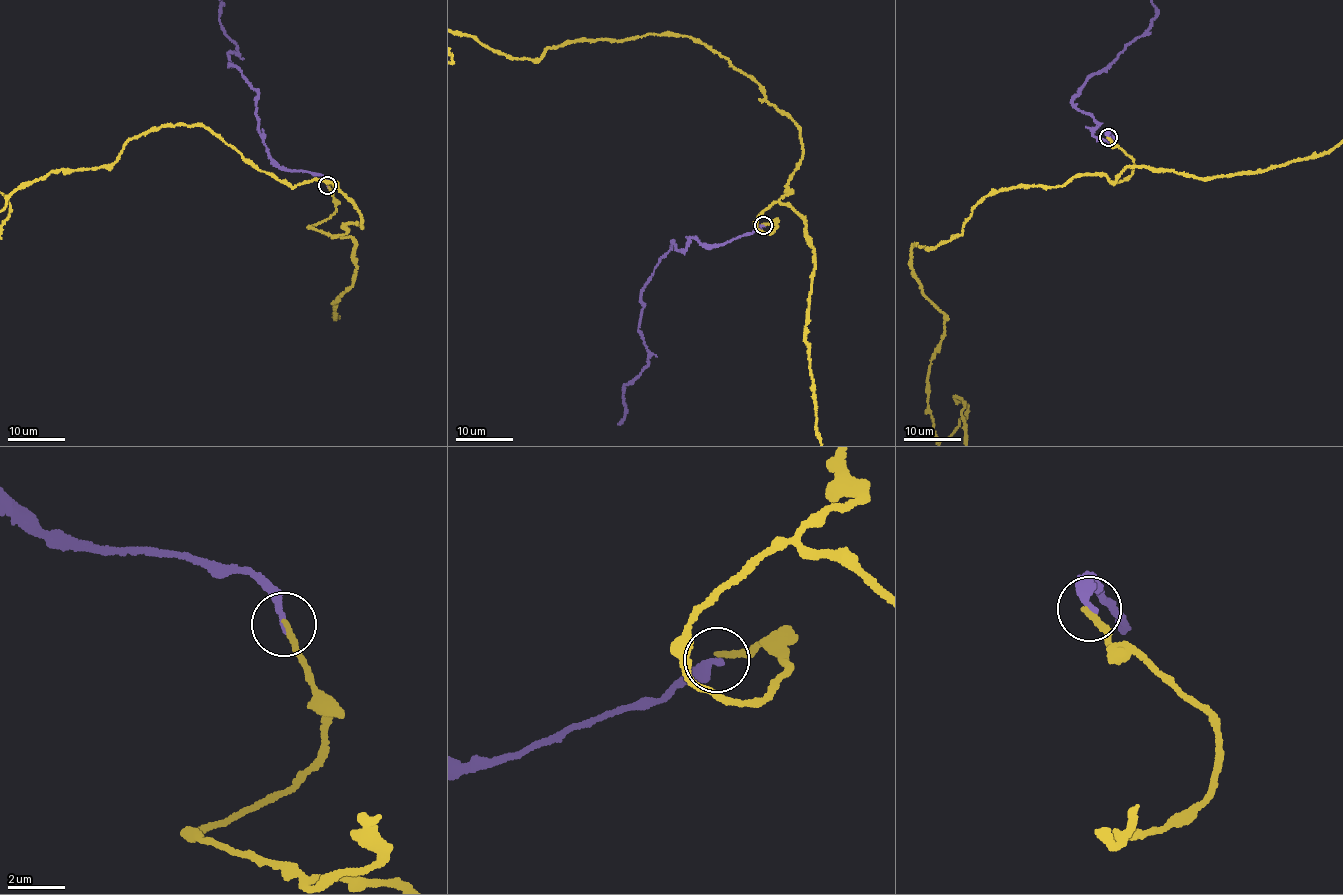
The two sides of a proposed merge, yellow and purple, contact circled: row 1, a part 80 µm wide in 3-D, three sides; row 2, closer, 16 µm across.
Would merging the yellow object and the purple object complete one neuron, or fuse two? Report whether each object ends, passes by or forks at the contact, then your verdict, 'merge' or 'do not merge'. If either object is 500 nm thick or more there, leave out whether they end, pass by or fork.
yellow ends there; purple ends there; do not merge

